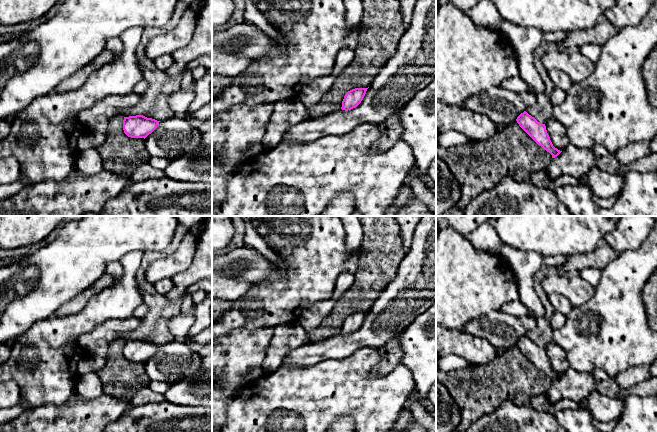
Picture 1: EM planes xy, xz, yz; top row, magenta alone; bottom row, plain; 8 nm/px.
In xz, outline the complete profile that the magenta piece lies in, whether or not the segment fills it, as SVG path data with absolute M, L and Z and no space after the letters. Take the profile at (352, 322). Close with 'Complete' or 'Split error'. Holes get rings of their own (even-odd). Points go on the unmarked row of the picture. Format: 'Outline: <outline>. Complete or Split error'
Outline: M355 312L348 315L342 325L342 334L348 335L356 332L363 324L368 312Z. Complete

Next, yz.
Outline: M526 335L521 337L517 343L519 350L544 374L552 379L552 382L557 381L562 375L555 372L547 357L545 348L538 346L534 341Z. Complete

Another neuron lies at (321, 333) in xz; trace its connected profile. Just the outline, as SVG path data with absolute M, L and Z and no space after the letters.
M358 216L362 228L362 254L355 272L355 281L336 301L331 312L314 330L307 332L307 343L317 343L339 335L345 318L355 312L368 312L382 291L396 277L399 265L406 252L402 247L402 237L398 222L393 216Z

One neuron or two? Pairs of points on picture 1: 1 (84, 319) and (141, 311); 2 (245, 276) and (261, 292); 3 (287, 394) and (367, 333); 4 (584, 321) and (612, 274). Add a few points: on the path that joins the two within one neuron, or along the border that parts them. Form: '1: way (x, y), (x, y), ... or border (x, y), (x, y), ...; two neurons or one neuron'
1: border (142, 302), (132, 315); two neurons
2: border (271, 268), (263, 280), (253, 285), (236, 299); two neurons
3: border (355, 350), (345, 357), (327, 358), (310, 365); two neurons
4: way (596, 309), (612, 293), (612, 286); one neuron

